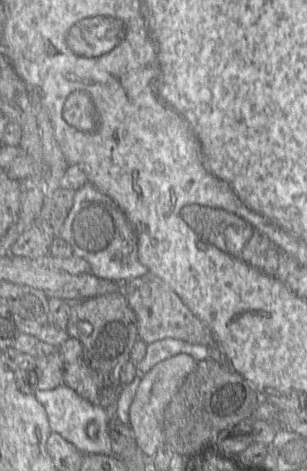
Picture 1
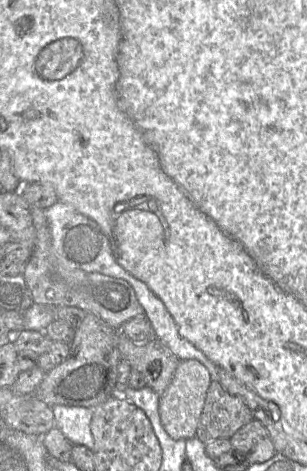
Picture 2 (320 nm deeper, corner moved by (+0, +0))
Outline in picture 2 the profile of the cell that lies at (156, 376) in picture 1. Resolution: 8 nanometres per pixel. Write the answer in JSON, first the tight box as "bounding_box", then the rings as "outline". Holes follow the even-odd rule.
{"bounding_box":[159,359,211,440],"outline":[[[195,359],[182,360],[166,390],[159,396],[159,415],[163,428],[174,440],[190,439],[196,435],[204,407],[207,390],[211,383],[208,369]]]}

